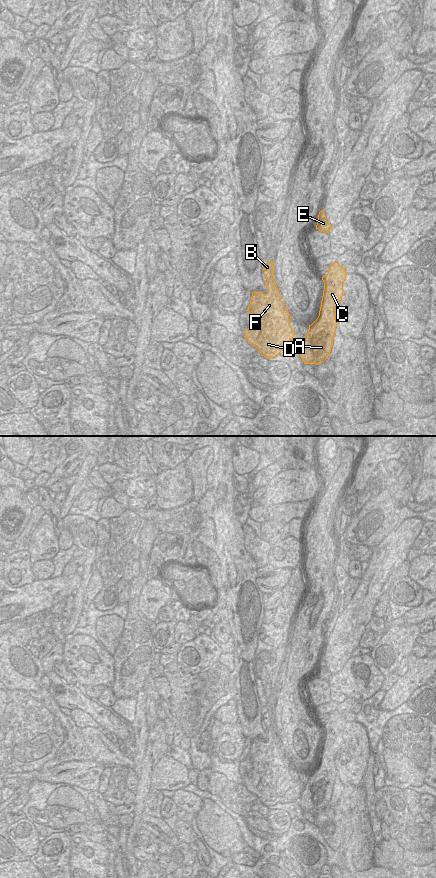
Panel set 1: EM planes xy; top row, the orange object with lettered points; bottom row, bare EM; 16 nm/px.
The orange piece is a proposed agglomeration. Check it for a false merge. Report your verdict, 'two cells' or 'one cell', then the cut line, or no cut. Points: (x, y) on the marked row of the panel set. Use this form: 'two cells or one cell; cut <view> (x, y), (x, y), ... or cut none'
two cells; cut xy (267, 280), (270, 287), (276, 286)

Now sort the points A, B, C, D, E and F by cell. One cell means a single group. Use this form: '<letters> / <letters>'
A C D E F / B

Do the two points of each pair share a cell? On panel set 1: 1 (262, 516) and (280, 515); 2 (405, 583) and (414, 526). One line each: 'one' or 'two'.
1: one
2: two

